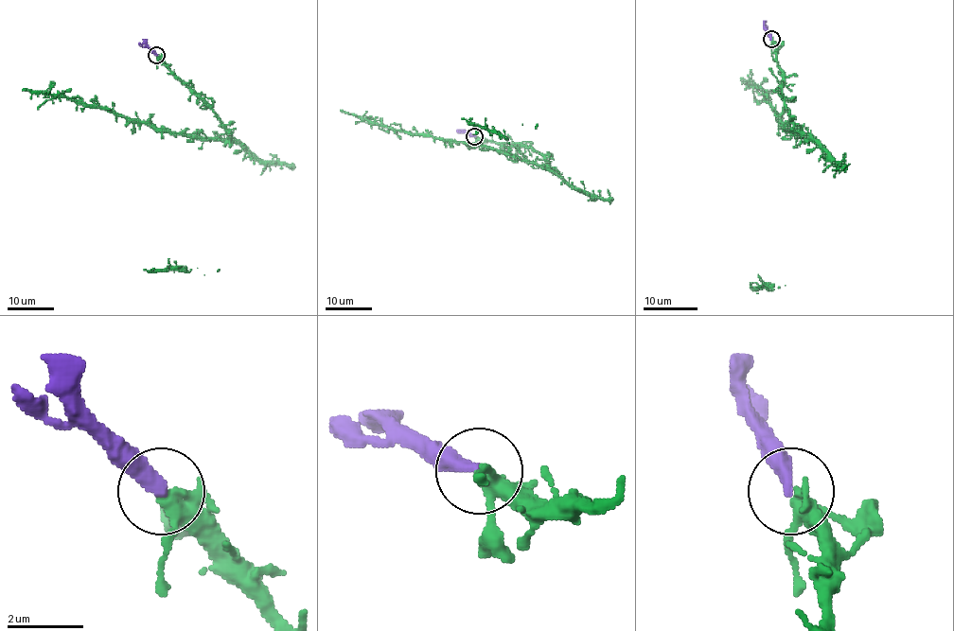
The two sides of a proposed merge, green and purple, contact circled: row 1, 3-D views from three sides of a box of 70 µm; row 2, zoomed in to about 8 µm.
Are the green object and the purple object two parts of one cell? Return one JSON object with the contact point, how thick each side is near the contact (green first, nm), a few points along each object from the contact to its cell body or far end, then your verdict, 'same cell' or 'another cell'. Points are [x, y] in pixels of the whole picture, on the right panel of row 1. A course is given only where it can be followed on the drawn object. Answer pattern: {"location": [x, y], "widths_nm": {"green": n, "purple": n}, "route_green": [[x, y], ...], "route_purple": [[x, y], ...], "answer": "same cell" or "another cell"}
{"location": [771, 39], "widths_nm": {"green": 280, "purple": 360}, "route_green": [[771, 40], [782, 73], [782, 100], [790, 119], [806, 135], [797, 135], [785, 129], [758, 88], [740, 78]], "route_purple": [[771, 40], [763, 25]], "answer": "same cell"}

